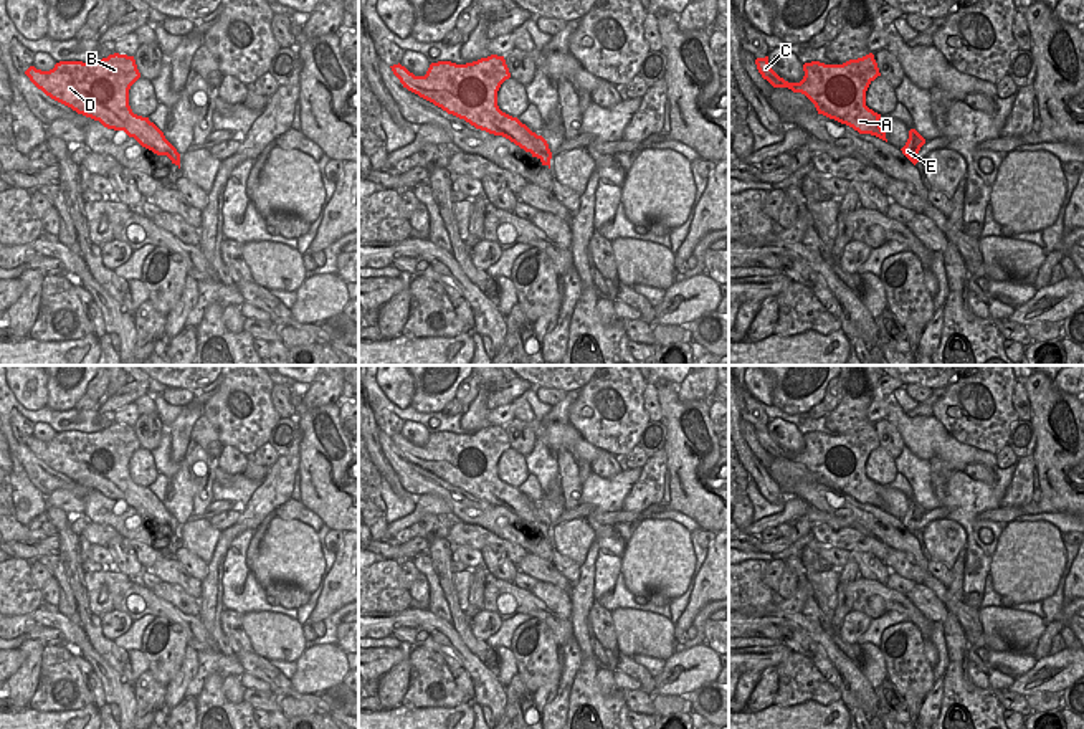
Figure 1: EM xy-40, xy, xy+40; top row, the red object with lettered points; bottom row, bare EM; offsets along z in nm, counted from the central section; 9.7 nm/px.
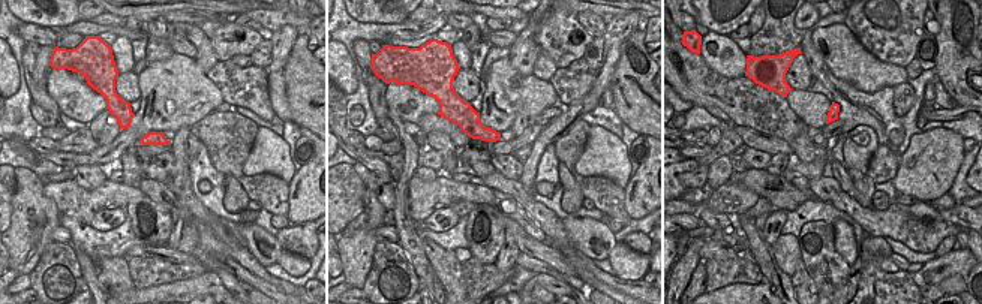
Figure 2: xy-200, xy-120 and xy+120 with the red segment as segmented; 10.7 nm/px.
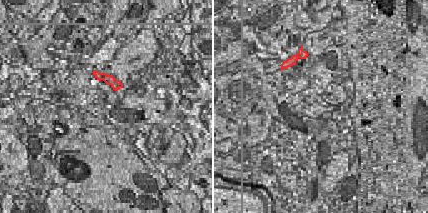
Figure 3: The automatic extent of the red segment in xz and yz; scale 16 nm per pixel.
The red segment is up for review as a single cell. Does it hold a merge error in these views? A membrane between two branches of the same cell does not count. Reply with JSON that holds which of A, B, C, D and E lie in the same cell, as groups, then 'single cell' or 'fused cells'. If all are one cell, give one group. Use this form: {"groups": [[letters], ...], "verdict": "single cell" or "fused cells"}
{"groups": [["A", "B", "C", "D"], ["E"]], "verdict": "fused cells"}

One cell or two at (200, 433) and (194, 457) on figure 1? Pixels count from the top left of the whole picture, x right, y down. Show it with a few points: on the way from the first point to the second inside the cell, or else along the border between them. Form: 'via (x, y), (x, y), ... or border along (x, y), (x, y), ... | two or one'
via (200, 438), (197, 452) | one

